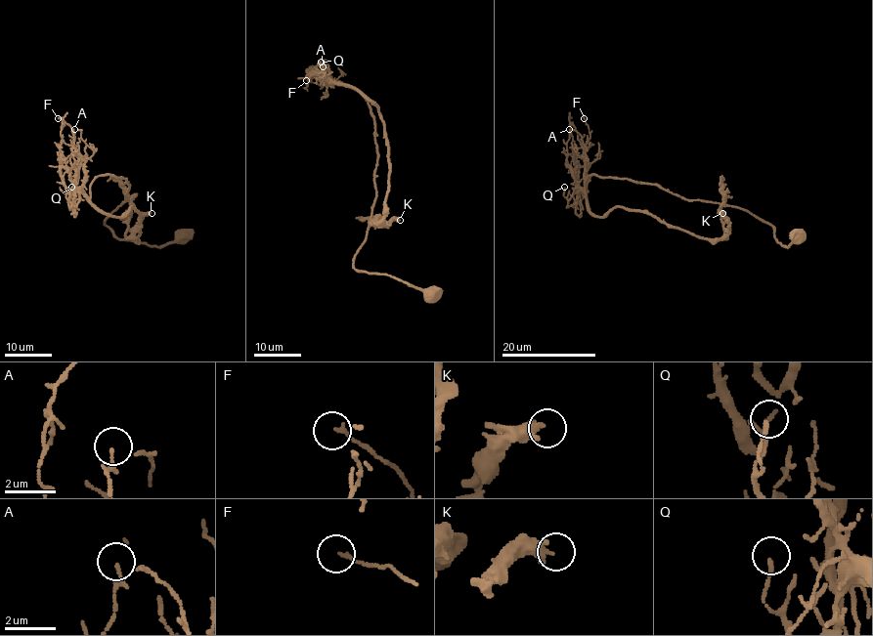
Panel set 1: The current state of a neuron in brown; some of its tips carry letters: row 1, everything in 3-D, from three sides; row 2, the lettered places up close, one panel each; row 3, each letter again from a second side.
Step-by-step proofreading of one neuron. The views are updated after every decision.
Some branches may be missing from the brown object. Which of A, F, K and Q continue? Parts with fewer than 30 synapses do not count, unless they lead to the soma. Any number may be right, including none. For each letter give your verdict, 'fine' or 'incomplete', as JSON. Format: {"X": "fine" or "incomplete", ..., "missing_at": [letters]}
{"A": "fine", "F": "fine", "K": "fine", "Q": "fine", "missing_at": []}

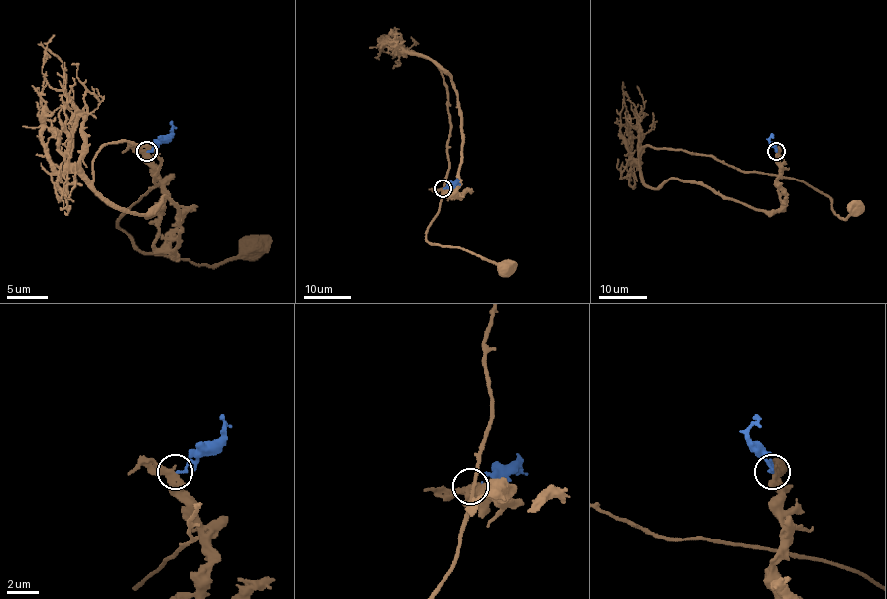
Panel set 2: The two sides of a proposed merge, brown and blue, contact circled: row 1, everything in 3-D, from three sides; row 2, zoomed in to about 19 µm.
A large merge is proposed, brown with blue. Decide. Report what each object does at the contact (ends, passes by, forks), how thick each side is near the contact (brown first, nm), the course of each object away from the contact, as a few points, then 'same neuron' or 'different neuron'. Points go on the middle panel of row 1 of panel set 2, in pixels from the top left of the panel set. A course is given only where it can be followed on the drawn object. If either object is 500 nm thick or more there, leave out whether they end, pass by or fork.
brown passes by; blue ends; calibres 420 and 160 nm; course brown (443, 188), (456, 187), (461, 161), (456, 91), (412, 51), (438, 67), (450, 127), (426, 239), (506, 268); course blue (443, 188), (458, 181), (456, 184); different neuron

